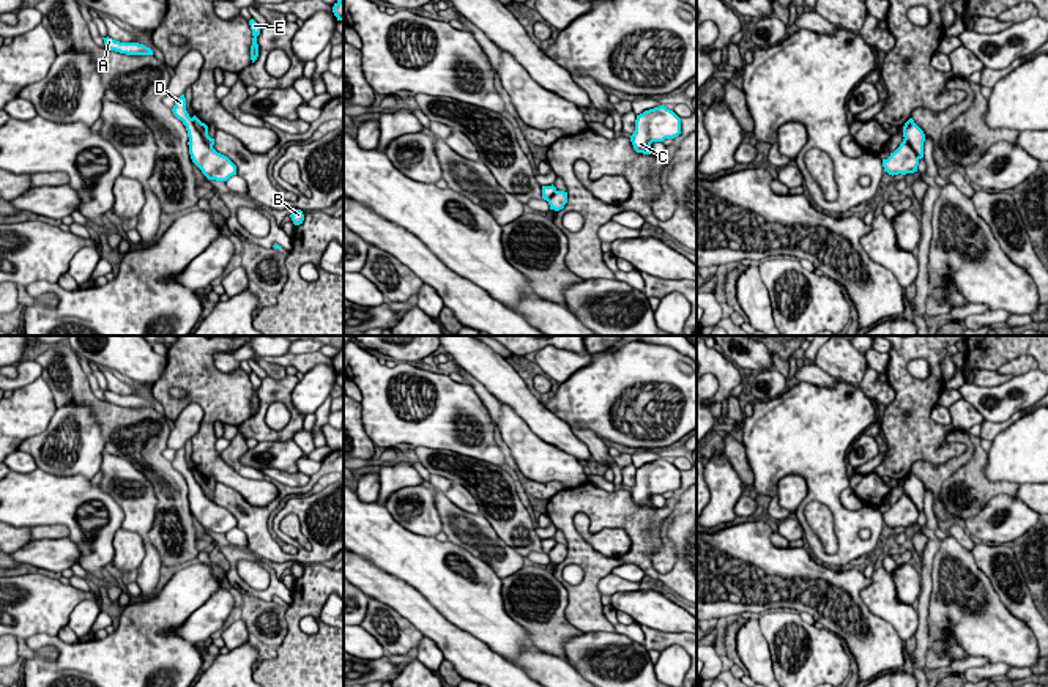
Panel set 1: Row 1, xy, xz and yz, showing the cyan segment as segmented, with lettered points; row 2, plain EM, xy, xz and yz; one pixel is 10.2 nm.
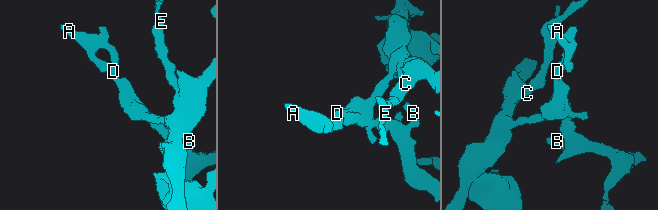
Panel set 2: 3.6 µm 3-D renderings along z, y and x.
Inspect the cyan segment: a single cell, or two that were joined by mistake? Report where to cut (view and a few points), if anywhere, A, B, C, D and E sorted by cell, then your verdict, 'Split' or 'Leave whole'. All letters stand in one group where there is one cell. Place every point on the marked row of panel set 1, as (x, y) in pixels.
Split along xy (191, 118), (196, 129), (211, 147). Groups: A C D E / B. Split

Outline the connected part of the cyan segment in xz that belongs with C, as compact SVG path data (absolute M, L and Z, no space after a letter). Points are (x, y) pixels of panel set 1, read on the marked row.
M663 104L637 115L630 142L637 153L651 154L652 142L663 142L681 134L681 118Z

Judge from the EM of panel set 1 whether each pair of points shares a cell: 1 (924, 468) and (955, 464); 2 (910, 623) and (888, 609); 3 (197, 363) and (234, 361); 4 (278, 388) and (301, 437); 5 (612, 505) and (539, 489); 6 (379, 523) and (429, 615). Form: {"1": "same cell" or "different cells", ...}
{"1": "same cell", "2": "same cell", "3": "different cells", "4": "different cells", "5": "different cells", "6": "different cells"}

